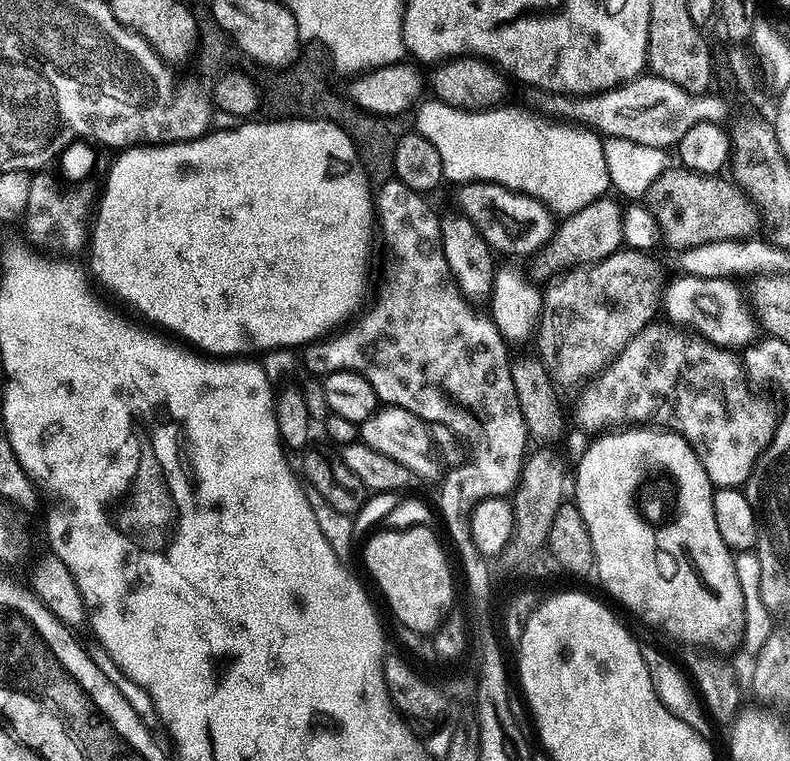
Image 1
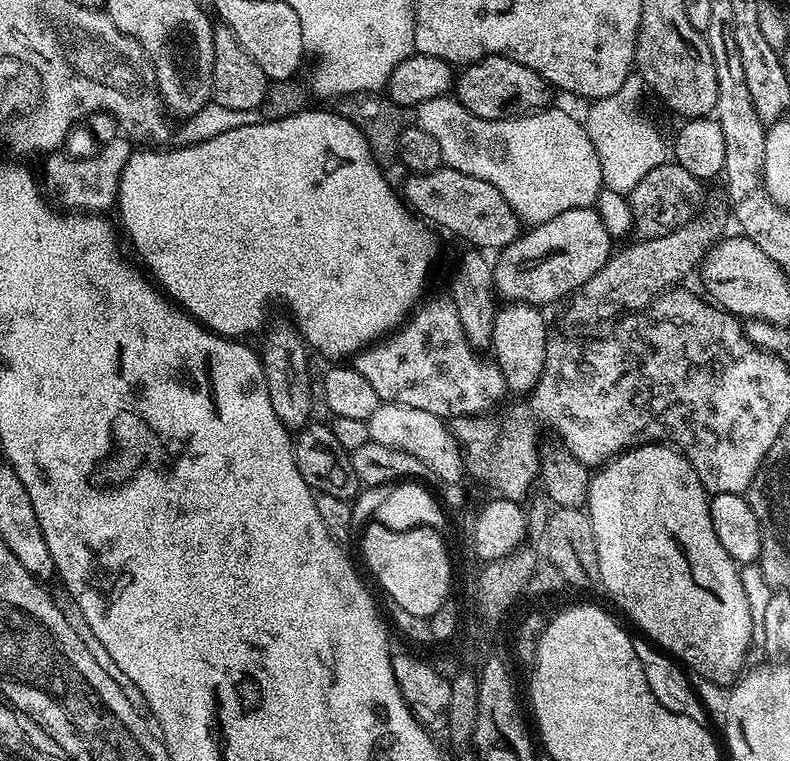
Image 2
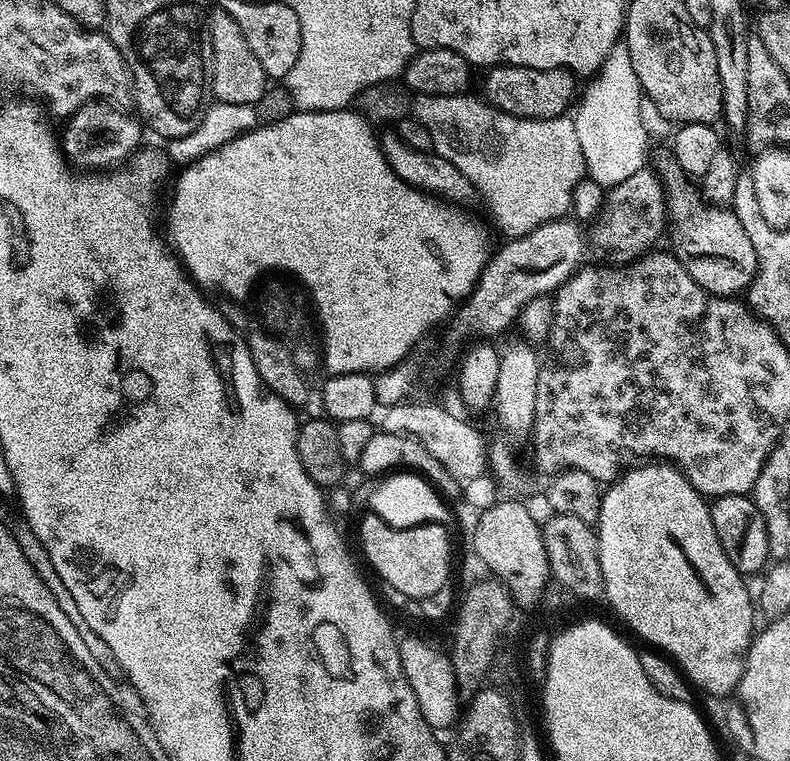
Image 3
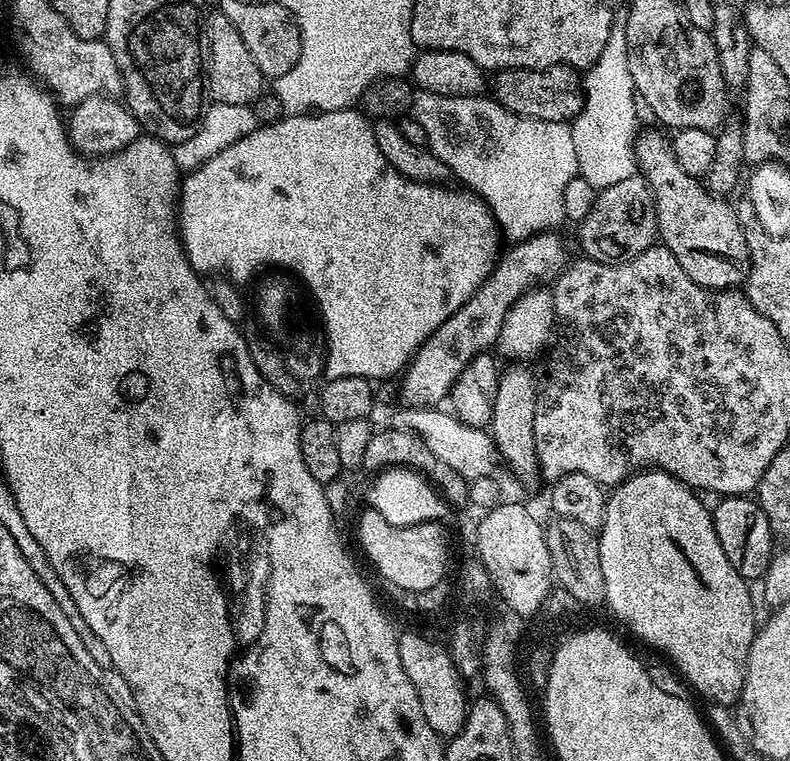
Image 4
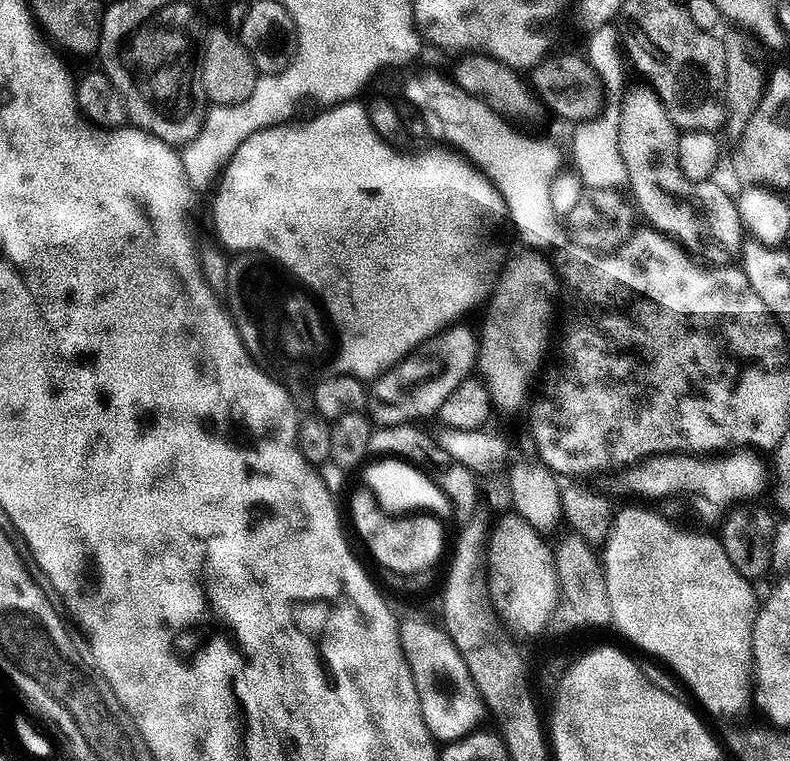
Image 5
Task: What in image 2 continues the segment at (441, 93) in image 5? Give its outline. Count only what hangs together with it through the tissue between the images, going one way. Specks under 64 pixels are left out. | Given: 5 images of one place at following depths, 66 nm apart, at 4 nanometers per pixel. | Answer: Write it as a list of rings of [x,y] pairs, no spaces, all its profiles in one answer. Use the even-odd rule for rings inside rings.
[[[445,94],[417,104],[414,109],[414,124],[434,138],[447,167],[474,178],[482,178],[482,182],[490,182],[490,186],[494,186],[494,190],[506,198],[508,205],[525,225],[535,226],[566,210],[593,205],[604,183],[602,168],[588,137],[587,127],[581,121],[579,124],[570,113],[556,107],[527,116],[487,120],[470,114],[468,108],[463,108],[451,95]]]

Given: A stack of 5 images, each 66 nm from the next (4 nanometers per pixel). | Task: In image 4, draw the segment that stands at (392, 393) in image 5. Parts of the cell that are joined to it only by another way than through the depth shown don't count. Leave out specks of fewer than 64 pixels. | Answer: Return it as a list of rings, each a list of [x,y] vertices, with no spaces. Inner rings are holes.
[[[556,230],[537,232],[527,240],[513,243],[512,249],[509,252],[507,249],[497,259],[496,266],[484,285],[453,316],[442,322],[442,326],[434,330],[432,337],[409,360],[407,368],[399,377],[401,405],[431,408],[439,405],[439,400],[449,399],[458,374],[466,370],[474,357],[487,353],[497,343],[507,312],[518,302],[520,296],[537,286],[555,281],[568,267],[570,255],[568,256],[568,248],[560,234]]]

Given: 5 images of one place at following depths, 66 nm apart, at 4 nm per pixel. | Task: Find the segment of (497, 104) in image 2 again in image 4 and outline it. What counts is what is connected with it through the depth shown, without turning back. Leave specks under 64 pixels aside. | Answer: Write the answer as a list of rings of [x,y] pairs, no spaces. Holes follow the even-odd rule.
[[[559,64],[549,68],[505,68],[495,73],[496,81],[491,81],[490,92],[496,103],[501,104],[509,112],[520,116],[532,116],[535,120],[546,122],[566,122],[575,119],[584,108],[583,79],[581,73],[568,64]]]

